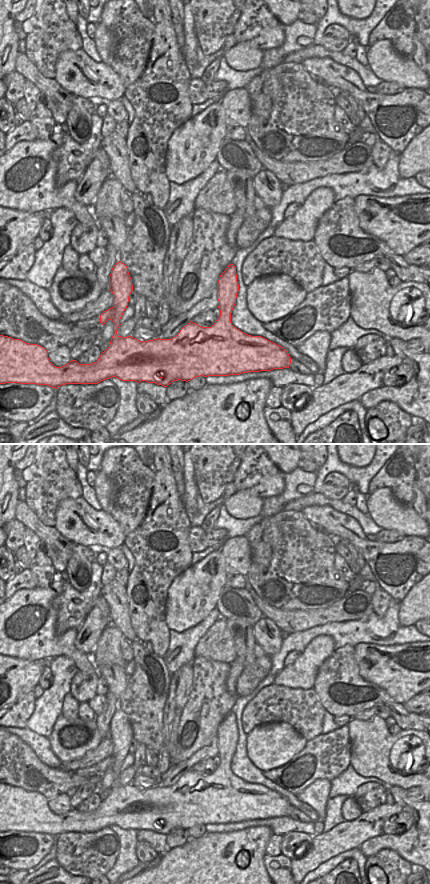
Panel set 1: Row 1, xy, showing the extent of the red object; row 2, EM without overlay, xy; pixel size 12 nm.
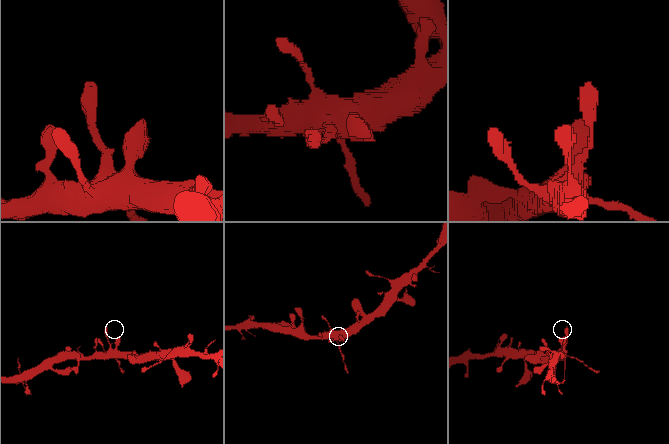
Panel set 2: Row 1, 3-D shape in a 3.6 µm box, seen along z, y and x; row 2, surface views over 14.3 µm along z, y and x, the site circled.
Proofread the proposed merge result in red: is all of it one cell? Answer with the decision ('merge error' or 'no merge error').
no merge error

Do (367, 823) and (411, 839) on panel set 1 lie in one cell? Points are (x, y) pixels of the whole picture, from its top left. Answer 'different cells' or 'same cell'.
different cells

